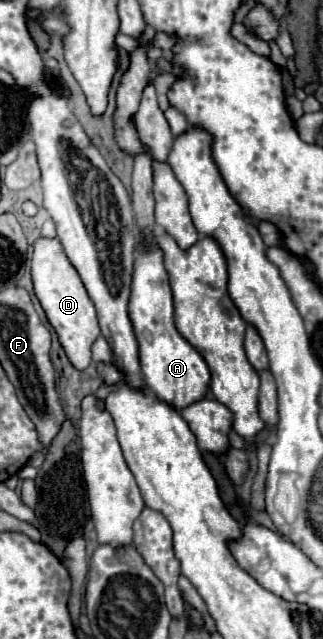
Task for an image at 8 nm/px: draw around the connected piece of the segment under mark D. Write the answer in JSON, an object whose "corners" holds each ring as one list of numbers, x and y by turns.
{"corners":[[39,238,35,242,35,252,31,260,31,278,33,278,33,288,35,296,39,298,45,316,53,330,57,332,57,338,69,358,69,362,77,370,85,370,91,364,91,344,95,338,101,334,97,316,95,316,95,306,77,274,69,258,63,254,63,248,59,240,47,240]]}

